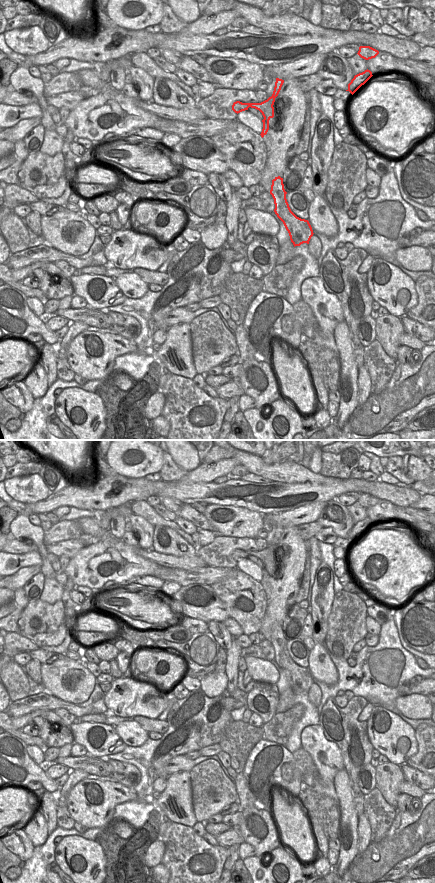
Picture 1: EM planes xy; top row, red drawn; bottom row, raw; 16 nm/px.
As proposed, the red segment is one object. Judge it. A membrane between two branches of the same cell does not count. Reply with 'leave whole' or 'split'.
split

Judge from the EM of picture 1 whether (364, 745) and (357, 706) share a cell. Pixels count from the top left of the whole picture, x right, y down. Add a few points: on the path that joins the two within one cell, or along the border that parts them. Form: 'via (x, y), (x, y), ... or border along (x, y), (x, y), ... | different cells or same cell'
via (359, 735), (356, 716) | same cell

